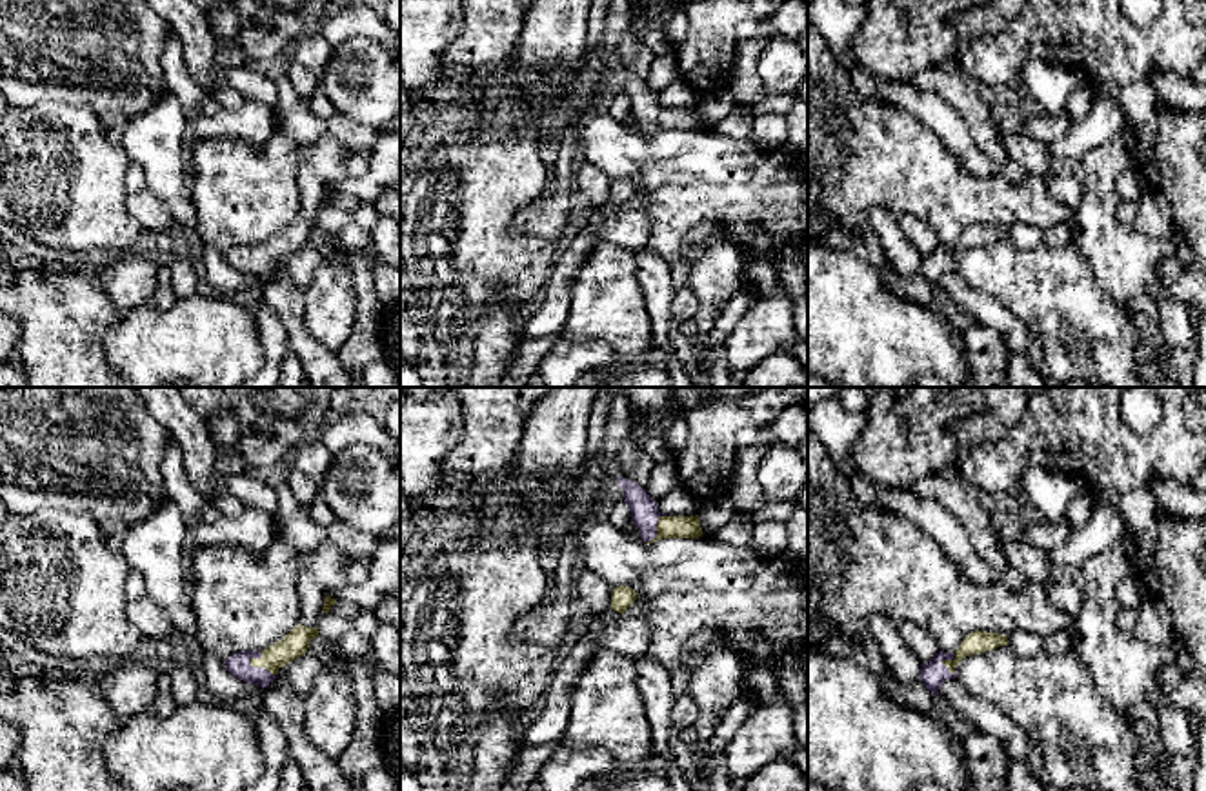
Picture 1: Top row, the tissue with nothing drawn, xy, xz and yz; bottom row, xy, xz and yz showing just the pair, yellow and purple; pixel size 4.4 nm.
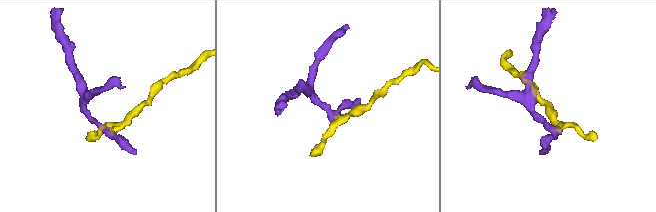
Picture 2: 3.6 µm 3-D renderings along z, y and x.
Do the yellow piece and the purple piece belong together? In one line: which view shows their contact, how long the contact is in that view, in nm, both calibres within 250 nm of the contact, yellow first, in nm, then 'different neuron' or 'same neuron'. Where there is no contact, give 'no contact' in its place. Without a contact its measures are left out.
contact in xy; length 140 nm; calibres 110 and 100 nm; same neuron

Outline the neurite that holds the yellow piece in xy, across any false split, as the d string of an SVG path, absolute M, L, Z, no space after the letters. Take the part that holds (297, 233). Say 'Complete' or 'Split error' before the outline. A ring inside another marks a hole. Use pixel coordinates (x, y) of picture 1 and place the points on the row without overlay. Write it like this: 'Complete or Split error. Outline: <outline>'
Split error. Outline: M298 216L267 242L238 244L224 256L235 271L267 280L280 260L307 245L309 235L315 229L320 229L317 220Z

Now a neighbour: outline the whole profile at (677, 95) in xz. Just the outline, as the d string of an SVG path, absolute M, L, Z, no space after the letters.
M682 82L669 84L668 87L655 93L660 105L668 109L695 109L702 104L704 96L689 89Z

